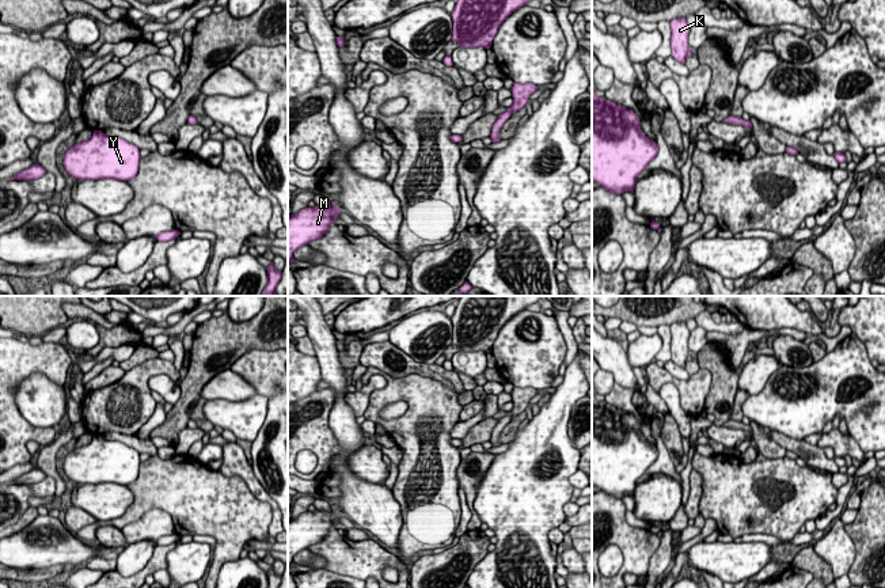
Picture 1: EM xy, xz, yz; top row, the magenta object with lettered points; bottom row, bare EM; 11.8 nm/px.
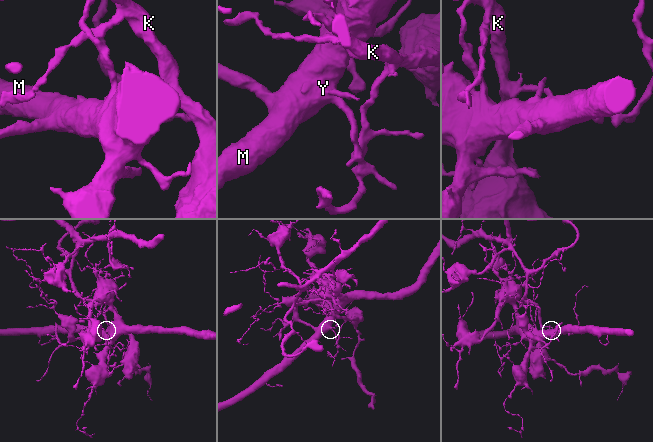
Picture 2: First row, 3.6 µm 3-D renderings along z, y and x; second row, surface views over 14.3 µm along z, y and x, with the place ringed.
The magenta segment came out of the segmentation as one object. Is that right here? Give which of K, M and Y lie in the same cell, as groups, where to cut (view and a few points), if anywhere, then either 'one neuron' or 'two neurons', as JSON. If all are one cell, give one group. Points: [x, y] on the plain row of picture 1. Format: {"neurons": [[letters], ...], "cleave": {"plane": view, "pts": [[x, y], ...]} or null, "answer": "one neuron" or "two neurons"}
{"neurons": [["K"], ["M", "Y"]], "cleave": {"plane": "xy", "pts": [[187, 423], [194, 428]]}, "answer": "two neurons"}

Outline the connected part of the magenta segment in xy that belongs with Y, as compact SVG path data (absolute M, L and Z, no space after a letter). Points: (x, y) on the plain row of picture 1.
M94 435L90 444L65 456L62 470L76 483L126 486L137 479L140 463L140 454L133 447Z

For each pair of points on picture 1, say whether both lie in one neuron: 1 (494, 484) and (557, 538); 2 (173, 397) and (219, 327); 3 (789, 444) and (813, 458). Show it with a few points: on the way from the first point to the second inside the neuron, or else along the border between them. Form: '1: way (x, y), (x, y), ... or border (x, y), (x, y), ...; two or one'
1: border (554, 527), (549, 533), (549, 539), (557, 545); two
2: border (179, 387), (179, 399), (174, 405); two
3: way (794, 444), (808, 452); one

